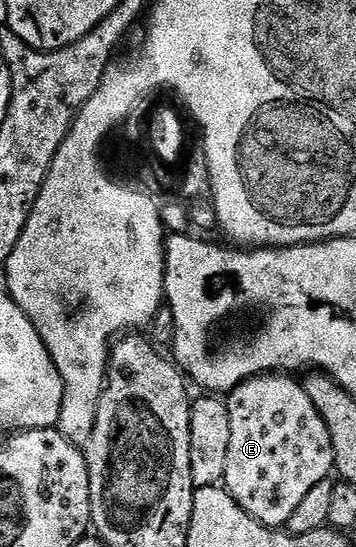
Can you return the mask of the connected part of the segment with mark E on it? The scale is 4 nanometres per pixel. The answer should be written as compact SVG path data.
M287 372L259 374L245 380L237 389L226 395L229 408L229 460L225 463L222 485L231 493L233 500L249 512L261 524L276 528L286 527L289 516L301 505L301 500L321 480L331 478L333 440L329 440L329 428L321 420L321 412L313 408L302 381Z

